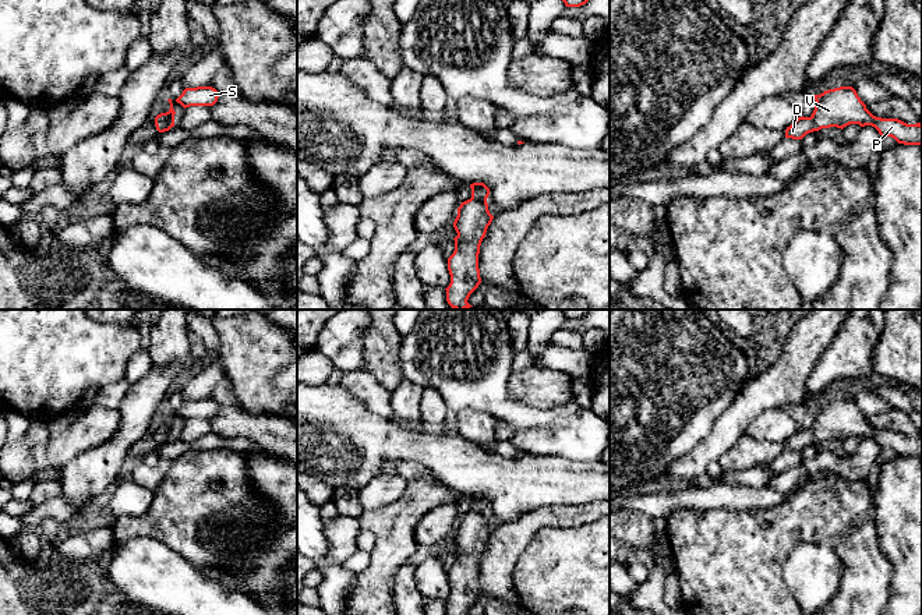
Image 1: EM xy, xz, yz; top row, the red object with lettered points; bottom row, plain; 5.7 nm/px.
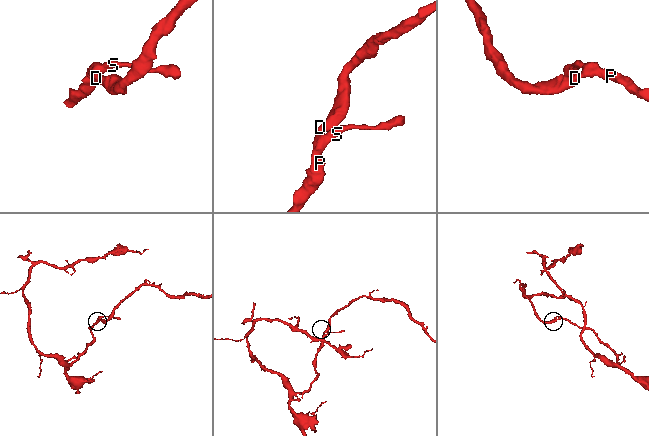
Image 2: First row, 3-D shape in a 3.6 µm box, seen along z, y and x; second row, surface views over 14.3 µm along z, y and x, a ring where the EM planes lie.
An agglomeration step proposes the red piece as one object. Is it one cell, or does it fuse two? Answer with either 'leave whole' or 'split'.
leave whole

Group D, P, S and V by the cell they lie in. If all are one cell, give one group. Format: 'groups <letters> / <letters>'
groups D P S V

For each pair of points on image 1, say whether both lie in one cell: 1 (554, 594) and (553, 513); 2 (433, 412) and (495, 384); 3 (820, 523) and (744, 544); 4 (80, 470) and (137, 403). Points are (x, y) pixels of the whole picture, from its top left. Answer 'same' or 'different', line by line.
1: different
2: different
3: same
4: same

